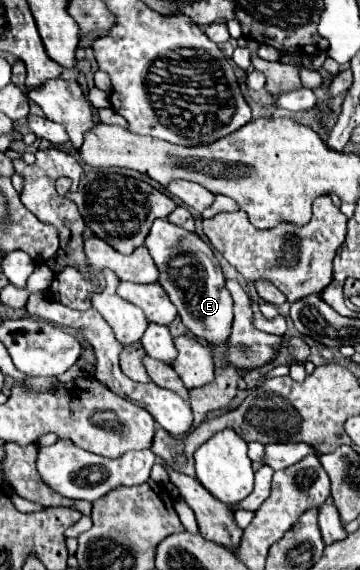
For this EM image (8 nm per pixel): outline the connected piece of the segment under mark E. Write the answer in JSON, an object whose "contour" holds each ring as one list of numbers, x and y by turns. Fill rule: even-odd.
{"contour":[[159,218,153,222,145,246,159,270,159,284,177,306,185,328,191,330,195,336,209,340,215,346,213,356,217,366,225,366,227,360,223,360,223,352,227,346,227,336,231,332,233,300,225,288,225,278,211,246,205,244,195,232,187,232,171,224,167,218]]}

